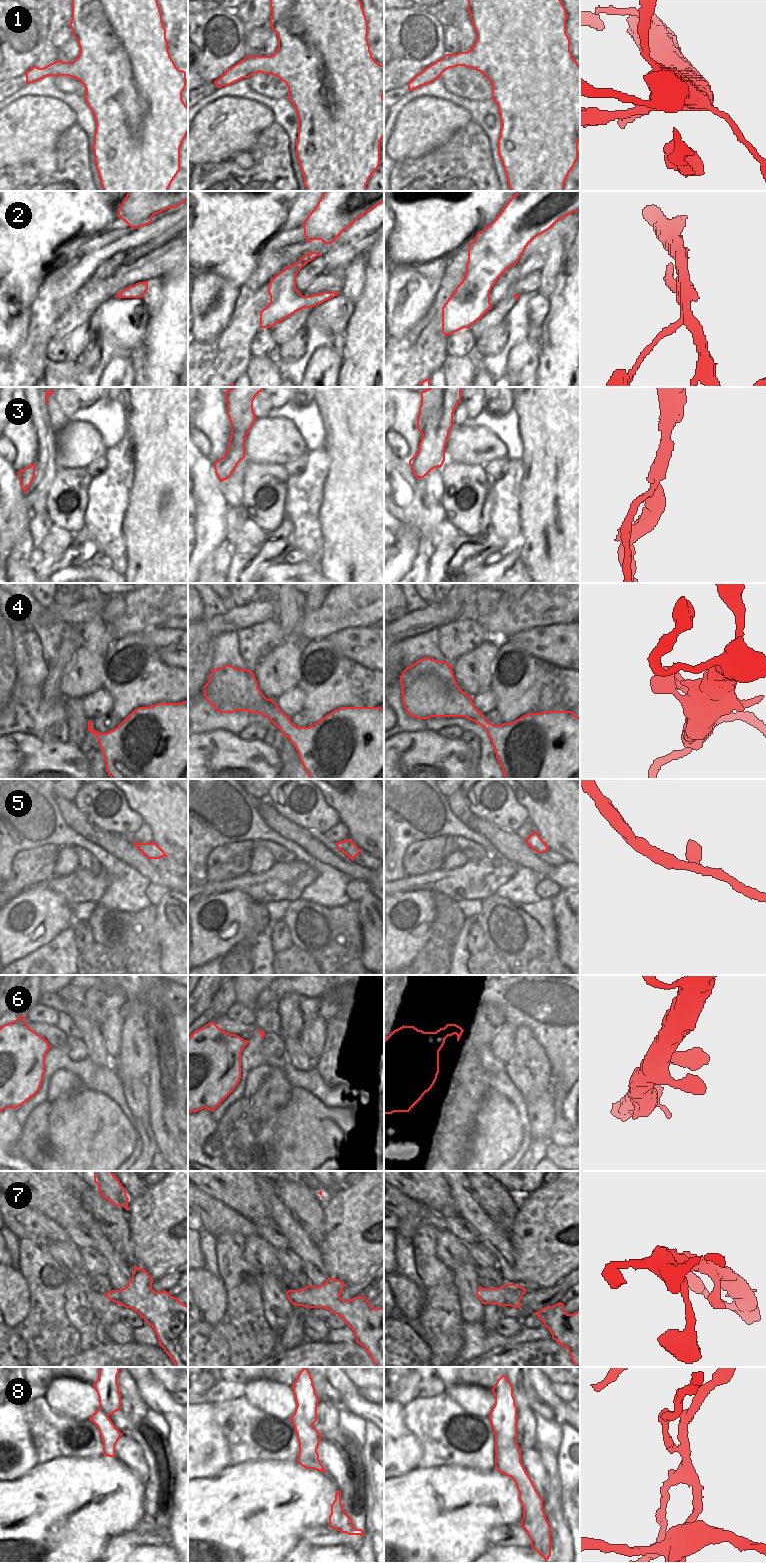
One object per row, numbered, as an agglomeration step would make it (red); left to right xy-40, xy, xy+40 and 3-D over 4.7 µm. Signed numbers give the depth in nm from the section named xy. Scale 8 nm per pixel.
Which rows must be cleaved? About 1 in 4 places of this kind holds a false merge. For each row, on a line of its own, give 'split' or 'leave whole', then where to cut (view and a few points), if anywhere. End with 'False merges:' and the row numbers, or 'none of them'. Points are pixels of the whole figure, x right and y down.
1: leave whole; cut none
2: leave whole; cut none
3: split; cut xy+40 (411, 465), (419, 465), (425, 462), (437, 467)
4: split; cut xy (291, 722), (287, 736)
5: leave whole; cut none
6: leave whole; cut none
7: leave whole; cut none
8: split; cut xy+40 (516, 1442), (509, 1446), (510, 1476)
False merges: 3, 4, 8

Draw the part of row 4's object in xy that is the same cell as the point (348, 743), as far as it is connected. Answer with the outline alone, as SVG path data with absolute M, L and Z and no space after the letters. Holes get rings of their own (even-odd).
M341 707L309 727L290 724L288 738L310 779L384 779L384 709Z

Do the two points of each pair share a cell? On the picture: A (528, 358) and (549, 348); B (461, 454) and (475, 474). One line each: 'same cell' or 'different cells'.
A: different cells
B: different cells

